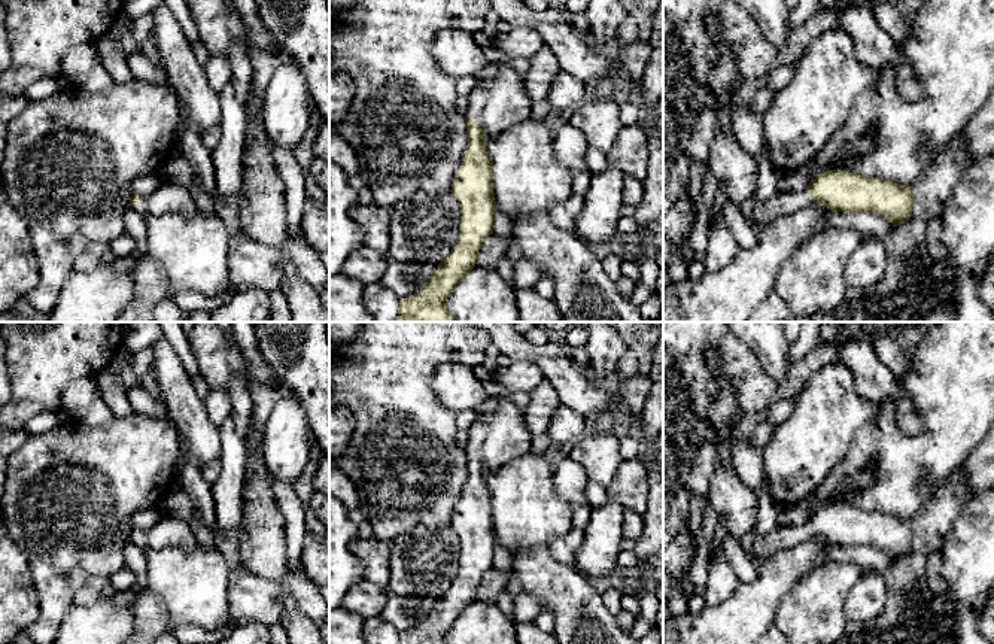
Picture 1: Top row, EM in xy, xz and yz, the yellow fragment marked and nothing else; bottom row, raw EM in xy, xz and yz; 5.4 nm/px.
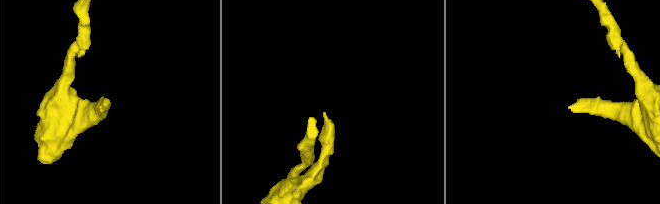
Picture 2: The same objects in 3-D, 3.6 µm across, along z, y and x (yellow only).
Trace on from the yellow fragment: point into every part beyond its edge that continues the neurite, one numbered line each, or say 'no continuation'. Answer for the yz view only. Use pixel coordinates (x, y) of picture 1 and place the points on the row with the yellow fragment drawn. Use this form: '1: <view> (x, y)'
1: yz (781, 204)

